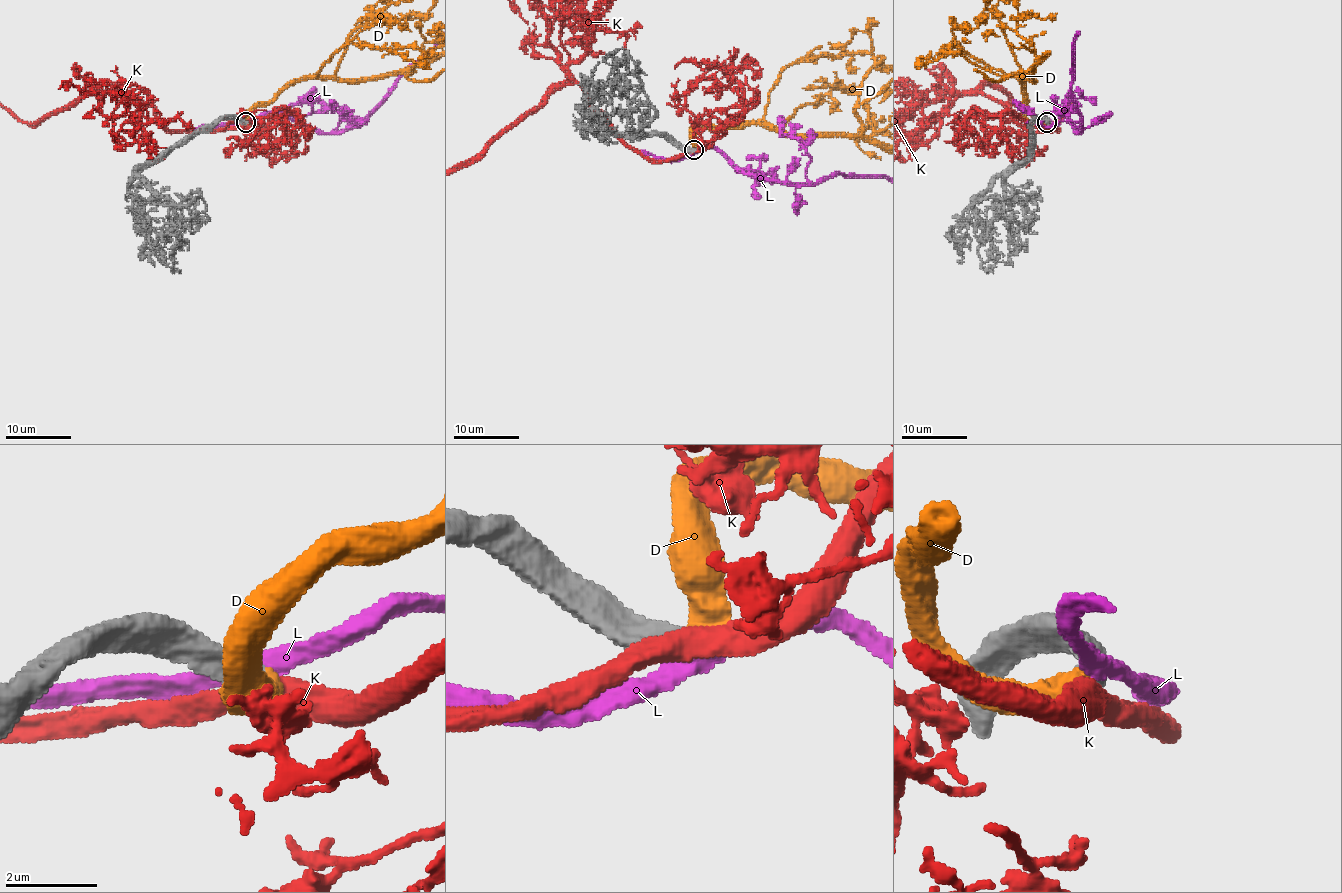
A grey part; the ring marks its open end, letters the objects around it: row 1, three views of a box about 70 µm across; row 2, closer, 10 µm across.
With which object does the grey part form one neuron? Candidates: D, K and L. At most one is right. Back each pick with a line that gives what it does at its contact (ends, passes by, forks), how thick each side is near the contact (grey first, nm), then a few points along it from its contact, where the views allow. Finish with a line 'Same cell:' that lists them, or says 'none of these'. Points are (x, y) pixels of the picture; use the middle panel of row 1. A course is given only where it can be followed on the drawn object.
D: It ends there. Thickness 550 nm (grey) against 500 nm
Same cell: D

